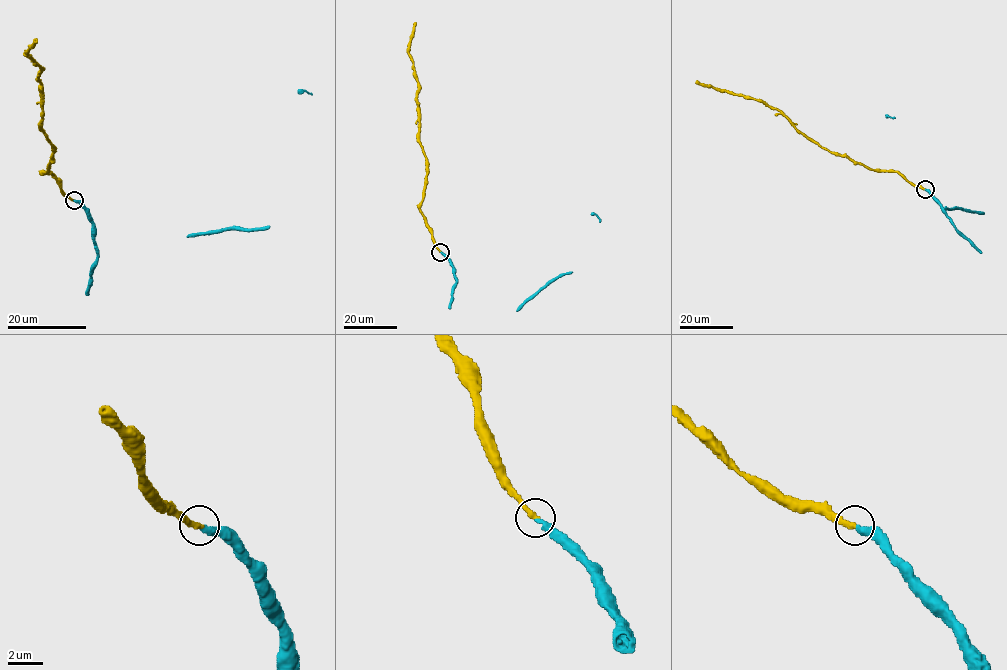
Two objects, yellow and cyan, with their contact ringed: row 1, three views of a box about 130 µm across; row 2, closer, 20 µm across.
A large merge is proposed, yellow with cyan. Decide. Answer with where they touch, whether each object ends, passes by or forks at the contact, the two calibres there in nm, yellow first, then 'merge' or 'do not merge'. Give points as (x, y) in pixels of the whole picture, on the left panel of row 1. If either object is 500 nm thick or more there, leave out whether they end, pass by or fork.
place (74, 200); yellow ends; cyan ends; calibres 320 and 360 nm; merge

